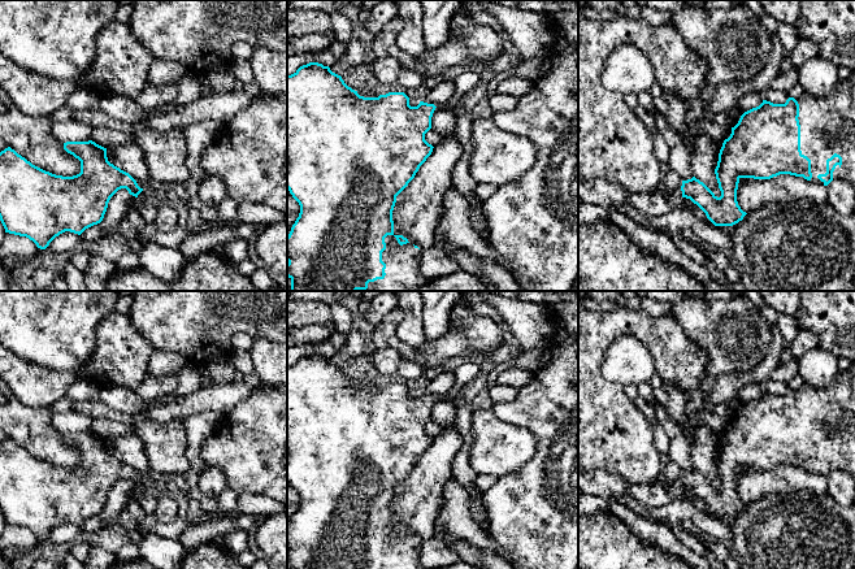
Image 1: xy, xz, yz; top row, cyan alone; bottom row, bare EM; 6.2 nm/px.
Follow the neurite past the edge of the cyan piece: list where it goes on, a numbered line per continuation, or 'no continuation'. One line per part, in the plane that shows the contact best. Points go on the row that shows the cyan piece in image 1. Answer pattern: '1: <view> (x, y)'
1: xz (402, 270)

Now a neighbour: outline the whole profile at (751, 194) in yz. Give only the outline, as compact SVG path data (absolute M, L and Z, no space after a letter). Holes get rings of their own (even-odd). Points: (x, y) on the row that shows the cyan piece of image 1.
M780 174L771 179L739 178L737 190L738 205L746 213L768 203L823 204L828 200L826 186L790 174Z

